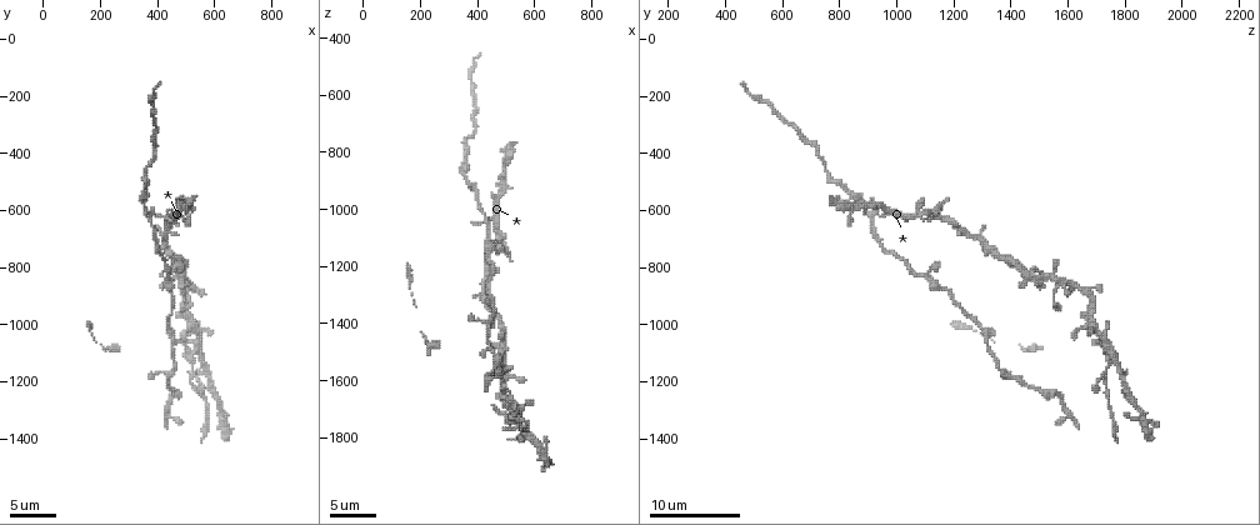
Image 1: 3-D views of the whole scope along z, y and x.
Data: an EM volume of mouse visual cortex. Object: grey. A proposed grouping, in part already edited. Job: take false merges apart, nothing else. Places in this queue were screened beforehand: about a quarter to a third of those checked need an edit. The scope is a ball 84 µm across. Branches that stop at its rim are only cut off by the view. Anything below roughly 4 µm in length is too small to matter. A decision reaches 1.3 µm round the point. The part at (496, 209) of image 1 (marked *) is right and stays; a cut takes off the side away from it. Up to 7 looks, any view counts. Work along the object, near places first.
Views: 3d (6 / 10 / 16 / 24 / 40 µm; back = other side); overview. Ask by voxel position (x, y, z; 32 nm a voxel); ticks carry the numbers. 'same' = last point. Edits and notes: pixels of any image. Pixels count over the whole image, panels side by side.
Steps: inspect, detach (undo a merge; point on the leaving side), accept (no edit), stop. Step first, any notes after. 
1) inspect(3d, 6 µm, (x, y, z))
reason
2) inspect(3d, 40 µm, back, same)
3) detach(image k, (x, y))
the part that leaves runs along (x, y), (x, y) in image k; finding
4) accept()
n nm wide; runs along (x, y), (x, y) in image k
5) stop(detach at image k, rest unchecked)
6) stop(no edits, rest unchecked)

inspect(3d, 6 µm, (440, 830, 1110))
sudden change in width

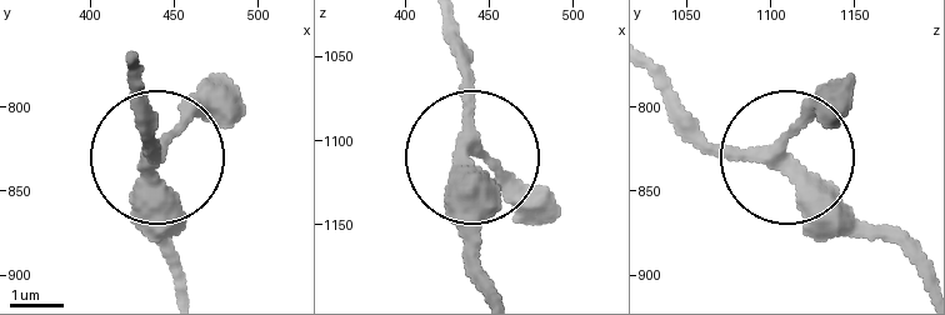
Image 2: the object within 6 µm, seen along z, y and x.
accept()
240 nm wide; continuous, no second neuron

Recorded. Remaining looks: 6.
inspect(3d, 16 µm, (370, 620, 920))
branch point

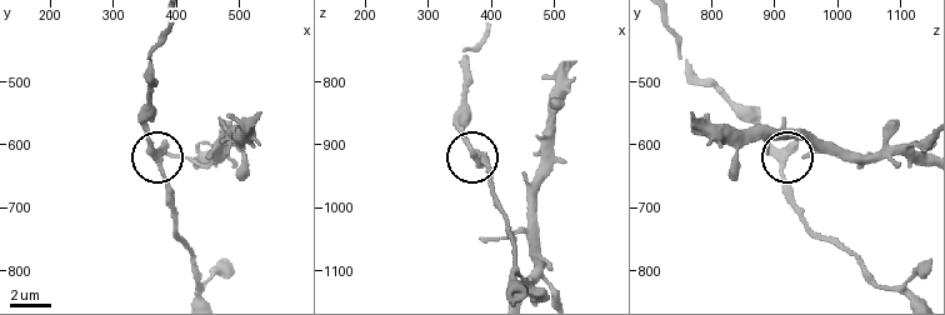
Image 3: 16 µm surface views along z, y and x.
inspect(3d, 16 µm, back, (370, 625, 910))

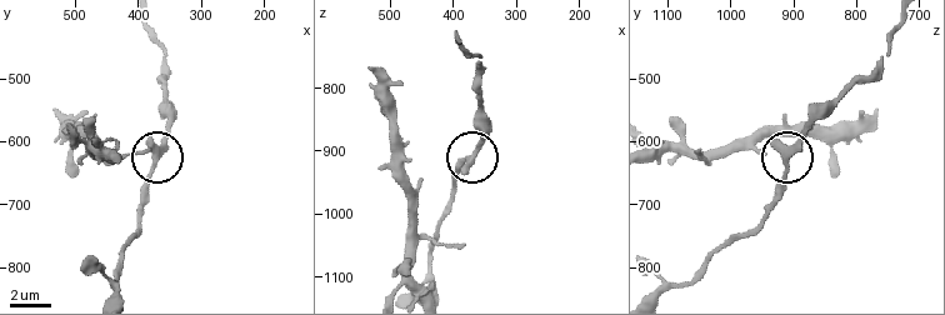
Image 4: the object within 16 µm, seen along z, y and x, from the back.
accept()
side arm 23 µm; one neuron here

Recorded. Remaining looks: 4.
inspect(3d, 6 µm, (460, 1050, 1310))
sudden change in width

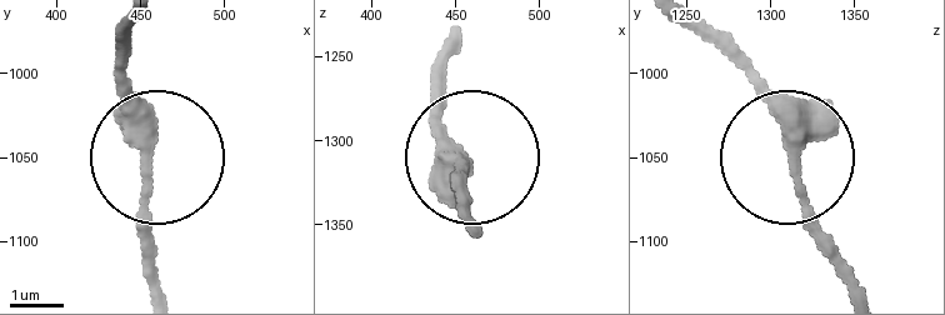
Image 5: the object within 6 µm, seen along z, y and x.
inspect(3d, 6 µm, back, (454, 1060, 1314))

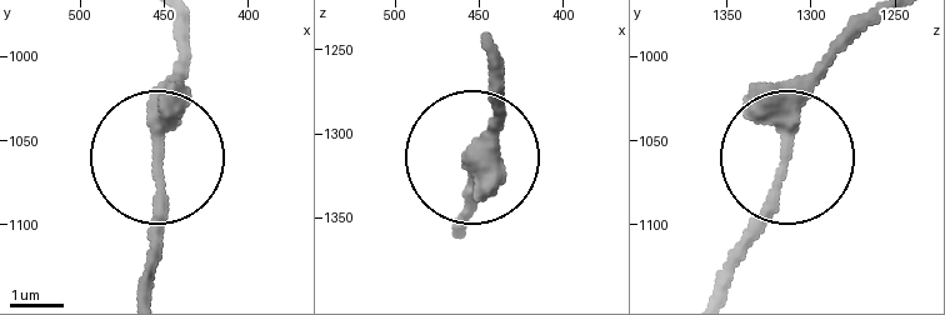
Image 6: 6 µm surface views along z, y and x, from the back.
accept()
runs along (874, 26), (803, 106), (776, 214), (731, 281) in image 6; all the same neuron

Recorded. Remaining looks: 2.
stop(no edits, rest unchecked)

